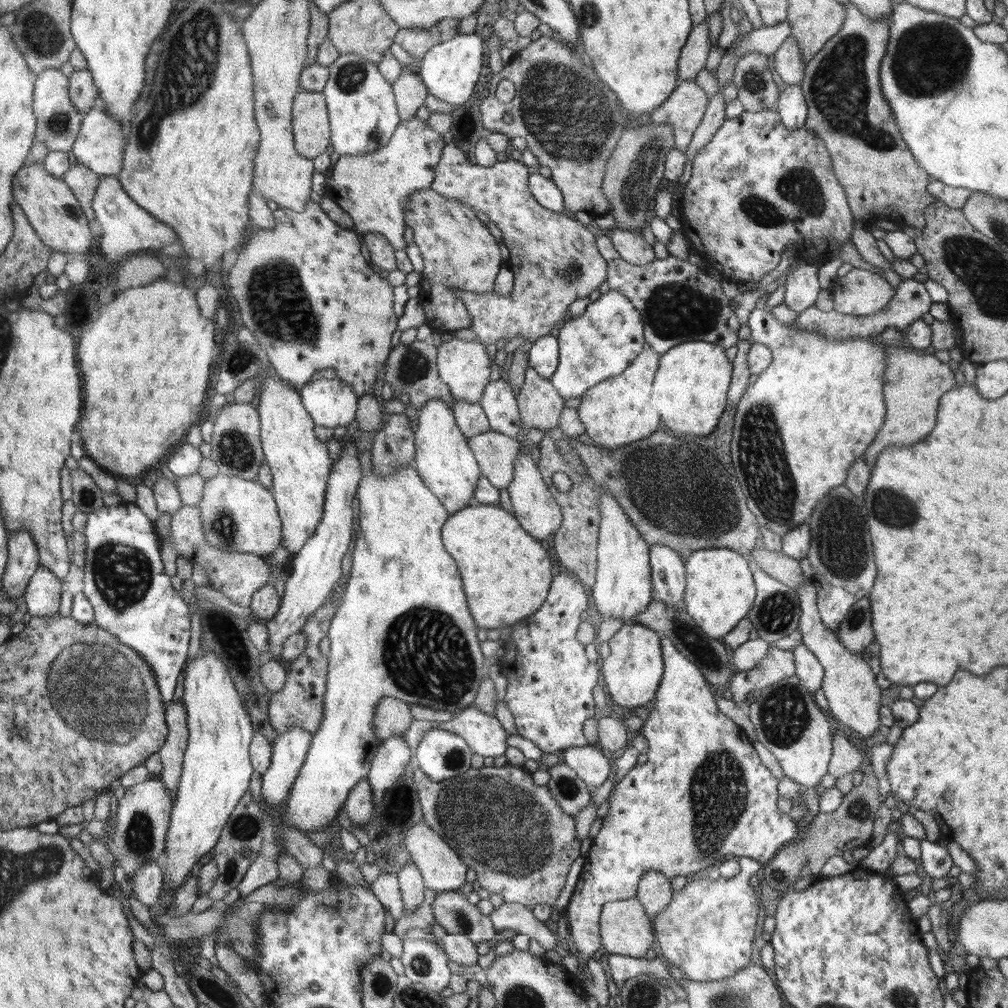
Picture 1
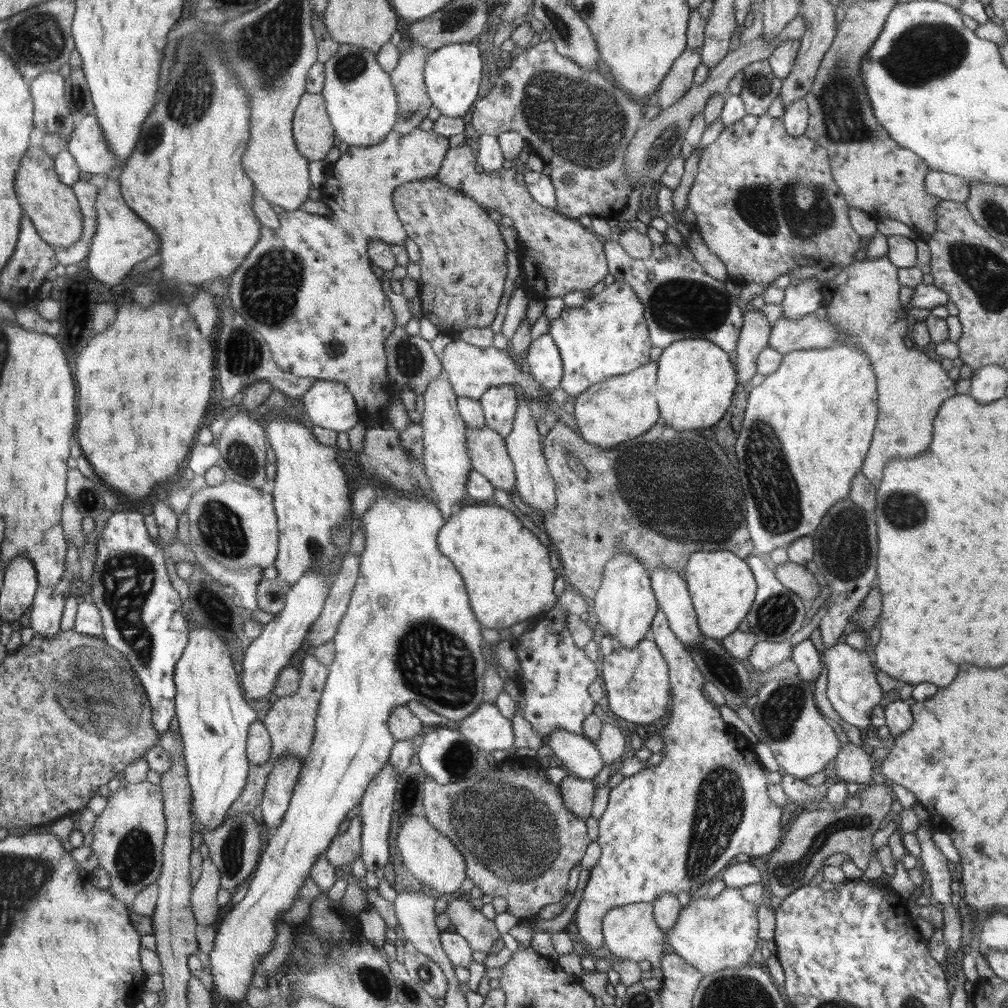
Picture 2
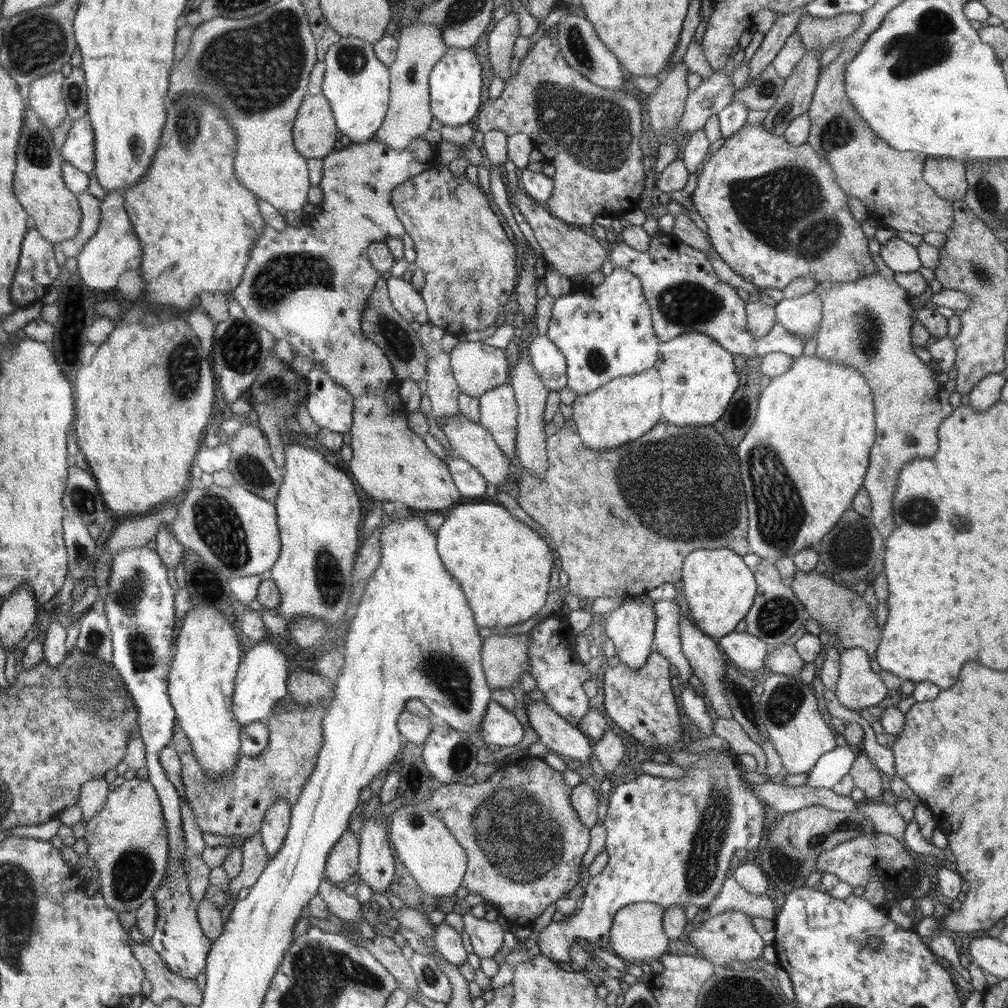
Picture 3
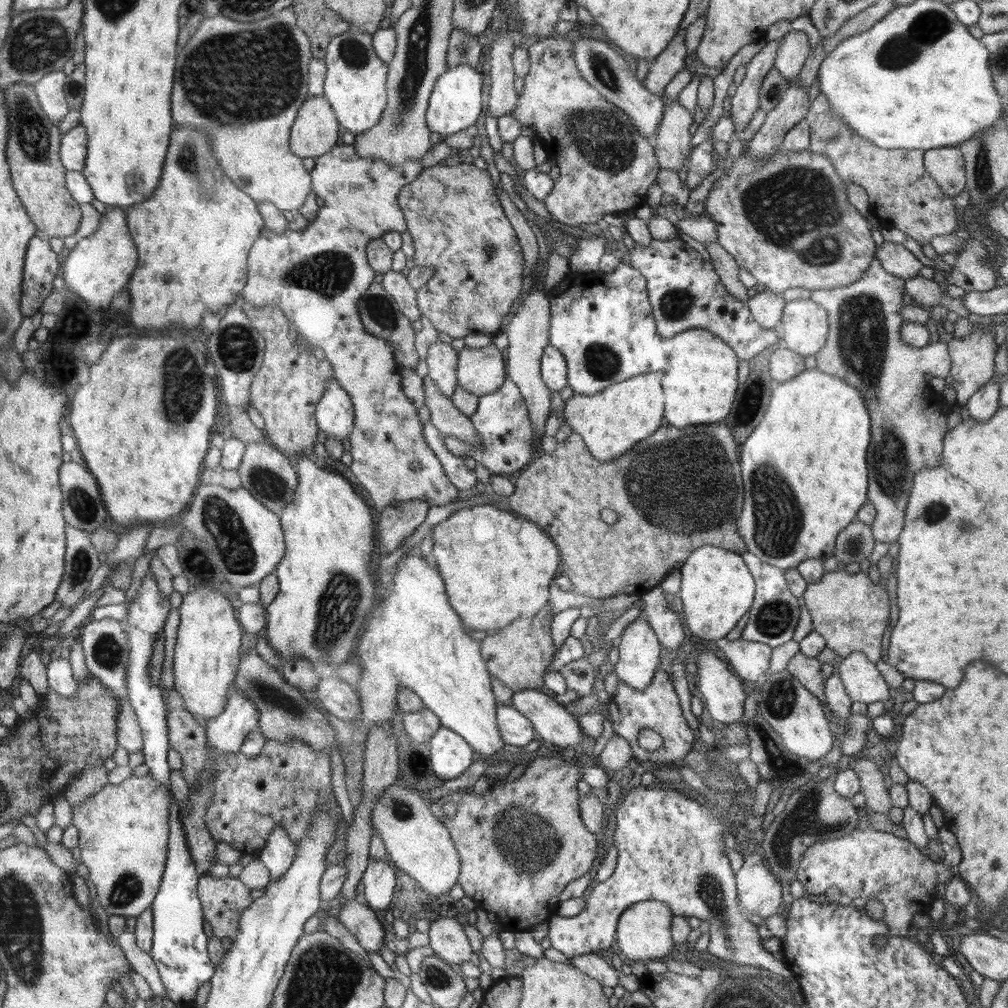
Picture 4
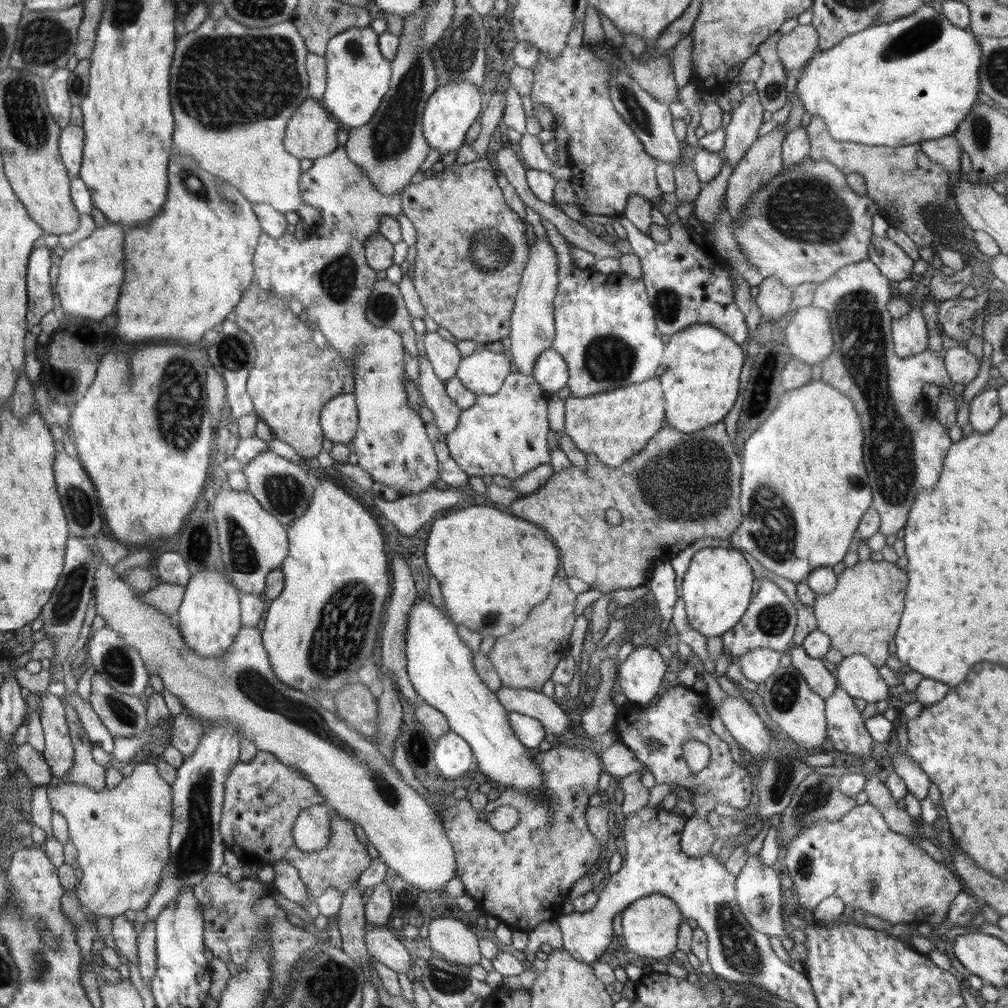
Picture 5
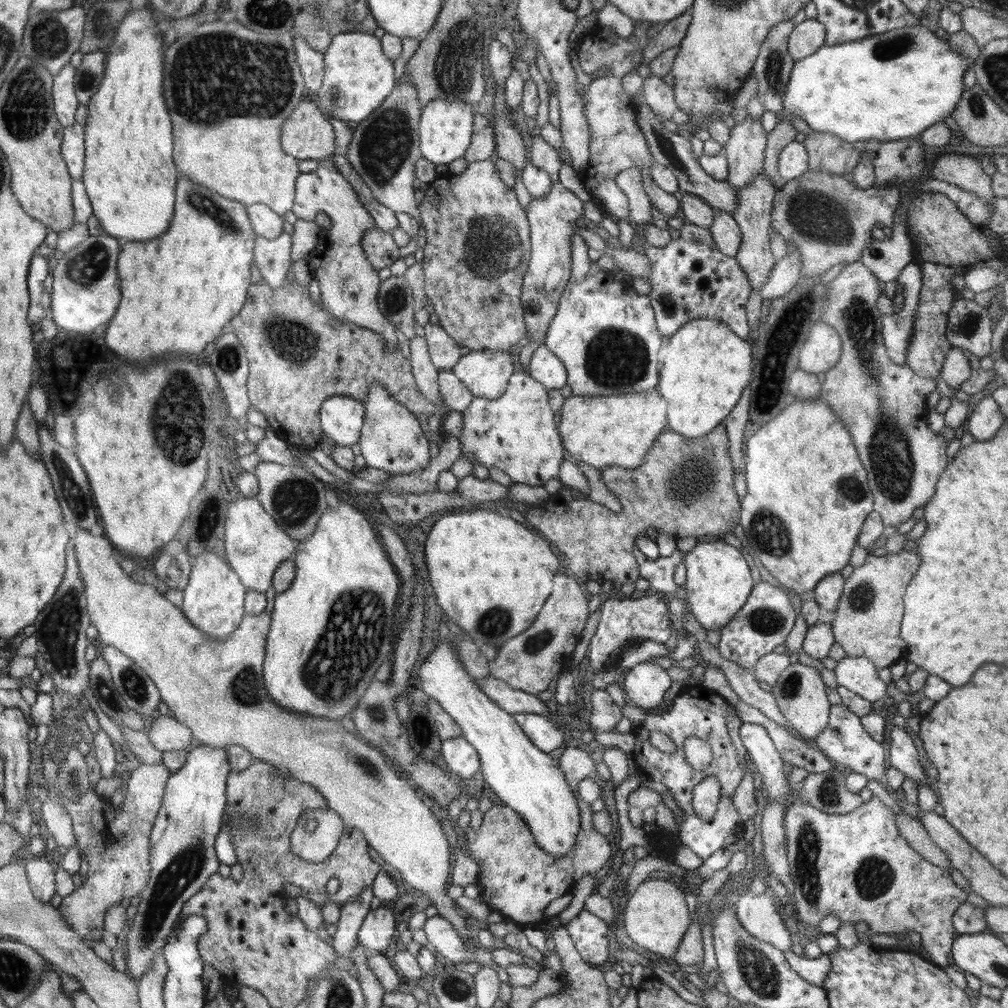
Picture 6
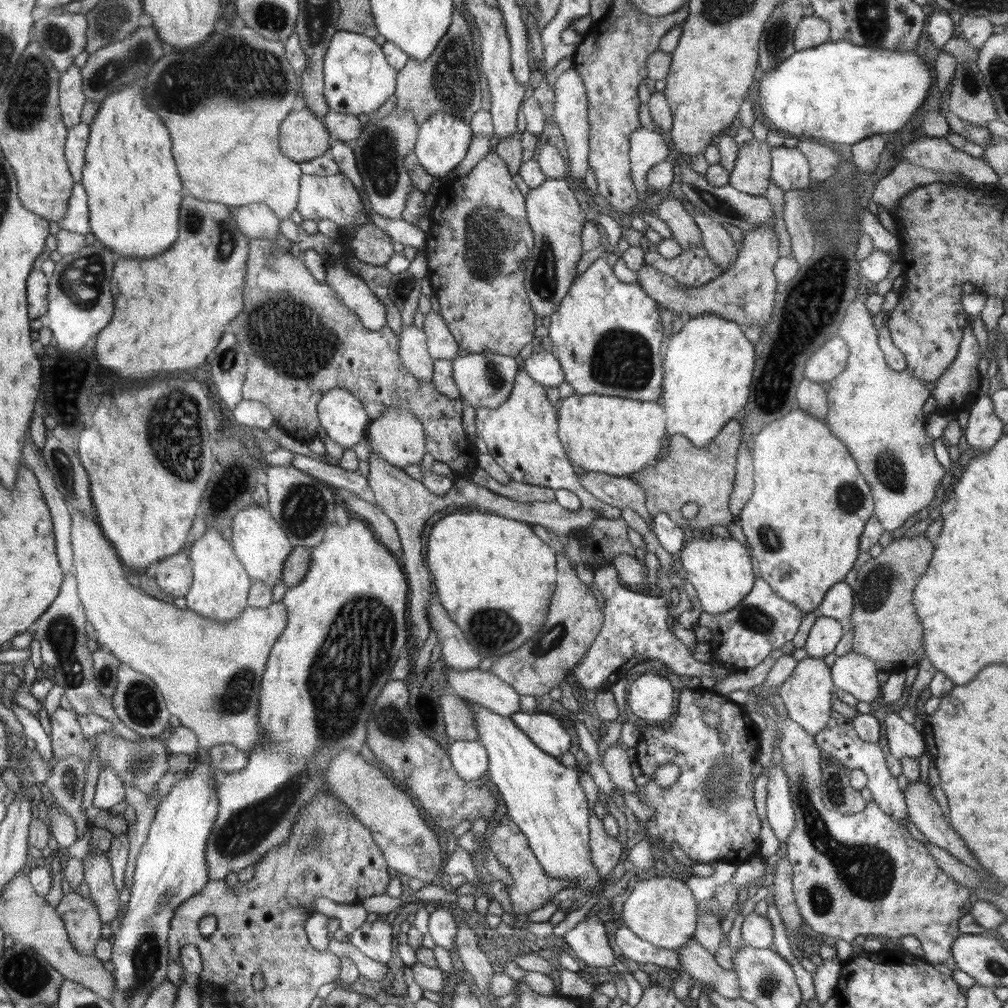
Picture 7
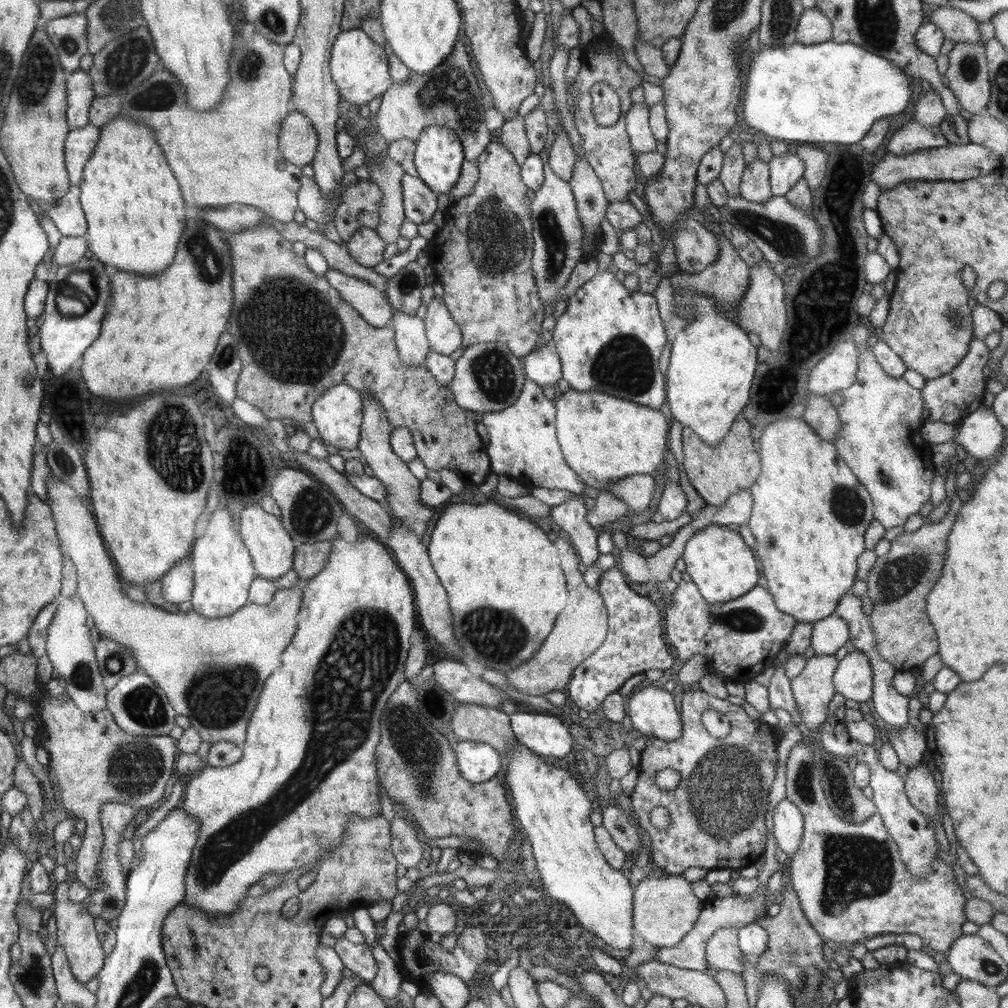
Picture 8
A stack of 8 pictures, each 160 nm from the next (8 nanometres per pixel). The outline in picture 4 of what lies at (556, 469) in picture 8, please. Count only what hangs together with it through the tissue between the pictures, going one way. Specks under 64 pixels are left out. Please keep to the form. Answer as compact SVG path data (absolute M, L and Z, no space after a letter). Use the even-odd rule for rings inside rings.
M506 379L504 384L492 394L479 396L478 408L469 419L481 438L481 450L474 452L460 439L444 437L445 447L454 456L462 457L463 454L472 455L476 462L481 462L492 475L510 475L516 470L522 471L531 463L534 452L535 438L528 410L522 398L518 385L512 379Z

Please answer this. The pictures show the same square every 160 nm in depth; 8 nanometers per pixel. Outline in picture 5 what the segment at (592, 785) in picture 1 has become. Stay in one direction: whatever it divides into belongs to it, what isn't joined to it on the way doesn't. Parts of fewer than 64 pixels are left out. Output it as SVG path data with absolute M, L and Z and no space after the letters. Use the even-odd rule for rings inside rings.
M502 685L497 692L497 697L507 712L519 712L534 717L547 731L556 736L570 729L568 715L560 709L559 702L541 691L513 689Z

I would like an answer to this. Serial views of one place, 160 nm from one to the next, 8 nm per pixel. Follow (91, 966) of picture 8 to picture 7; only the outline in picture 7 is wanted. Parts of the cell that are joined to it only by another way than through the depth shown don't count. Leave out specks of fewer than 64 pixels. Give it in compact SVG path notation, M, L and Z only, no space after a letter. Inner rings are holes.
M79 894L64 895L55 909L78 954L94 955L95 946L107 930L92 898L83 898Z

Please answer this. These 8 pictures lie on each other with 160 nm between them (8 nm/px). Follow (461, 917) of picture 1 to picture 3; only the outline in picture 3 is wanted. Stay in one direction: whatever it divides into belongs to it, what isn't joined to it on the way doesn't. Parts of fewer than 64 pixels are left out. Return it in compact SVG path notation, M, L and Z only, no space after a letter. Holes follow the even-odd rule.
M472 913L464 914L464 930L470 936L471 944L474 947L474 954L479 958L493 959L496 953L503 946L503 936L508 930L498 921L488 921L477 918Z

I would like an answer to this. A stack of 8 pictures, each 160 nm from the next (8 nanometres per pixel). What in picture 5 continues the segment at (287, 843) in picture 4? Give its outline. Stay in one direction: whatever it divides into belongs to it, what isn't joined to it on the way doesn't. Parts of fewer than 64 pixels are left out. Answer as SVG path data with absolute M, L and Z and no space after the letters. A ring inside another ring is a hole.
M279 860L270 864L274 869L274 884L279 894L298 904L309 904L304 882L299 878L299 872L287 860Z

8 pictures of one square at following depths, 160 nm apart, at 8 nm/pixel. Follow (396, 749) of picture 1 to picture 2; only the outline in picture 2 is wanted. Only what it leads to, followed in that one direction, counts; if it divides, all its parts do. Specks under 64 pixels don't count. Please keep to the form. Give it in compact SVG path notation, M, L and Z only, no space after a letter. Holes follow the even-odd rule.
M390 762L384 765L384 768L378 772L378 775L372 779L362 797L360 806L360 821L362 821L361 832L361 857L367 870L380 873L389 861L391 850L389 849L388 833L390 833L390 820L393 812L393 799L397 788L397 780L400 773L396 768L390 765Z

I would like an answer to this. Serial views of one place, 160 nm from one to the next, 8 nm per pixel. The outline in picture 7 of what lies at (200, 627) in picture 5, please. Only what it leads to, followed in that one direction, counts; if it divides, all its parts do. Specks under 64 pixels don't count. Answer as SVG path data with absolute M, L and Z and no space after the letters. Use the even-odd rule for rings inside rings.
M208 528L186 551L192 561L193 583L186 593L187 608L197 615L228 622L237 619L247 607L249 588L252 583L241 560L236 556L230 542L216 528Z

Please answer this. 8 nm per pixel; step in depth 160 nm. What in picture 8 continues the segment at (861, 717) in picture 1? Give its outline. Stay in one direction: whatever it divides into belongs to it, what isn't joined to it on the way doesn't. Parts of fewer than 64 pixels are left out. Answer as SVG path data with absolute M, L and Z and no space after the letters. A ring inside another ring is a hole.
M854 649L836 667L833 676L835 691L864 705L873 695L872 673L868 657L861 650Z

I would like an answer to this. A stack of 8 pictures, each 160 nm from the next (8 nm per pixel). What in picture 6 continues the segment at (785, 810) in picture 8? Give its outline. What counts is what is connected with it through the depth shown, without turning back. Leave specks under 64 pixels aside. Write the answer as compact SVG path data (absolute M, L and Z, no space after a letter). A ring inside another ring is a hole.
M742 723L740 736L748 751L751 764L762 774L762 783L768 793L767 803L780 799L788 793L788 780L782 773L784 763L777 752L770 735L757 723Z

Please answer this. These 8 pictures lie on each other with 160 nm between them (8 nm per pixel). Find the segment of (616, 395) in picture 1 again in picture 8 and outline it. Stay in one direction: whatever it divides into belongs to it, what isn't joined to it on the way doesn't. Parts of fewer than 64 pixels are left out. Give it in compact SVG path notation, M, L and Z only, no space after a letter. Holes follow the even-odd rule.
M572 388L559 393L554 405L557 411L556 434L564 460L588 486L604 491L609 484L633 474L654 475L660 462L664 460L671 423L665 409L647 408L628 400L615 398L605 392L578 392Z

